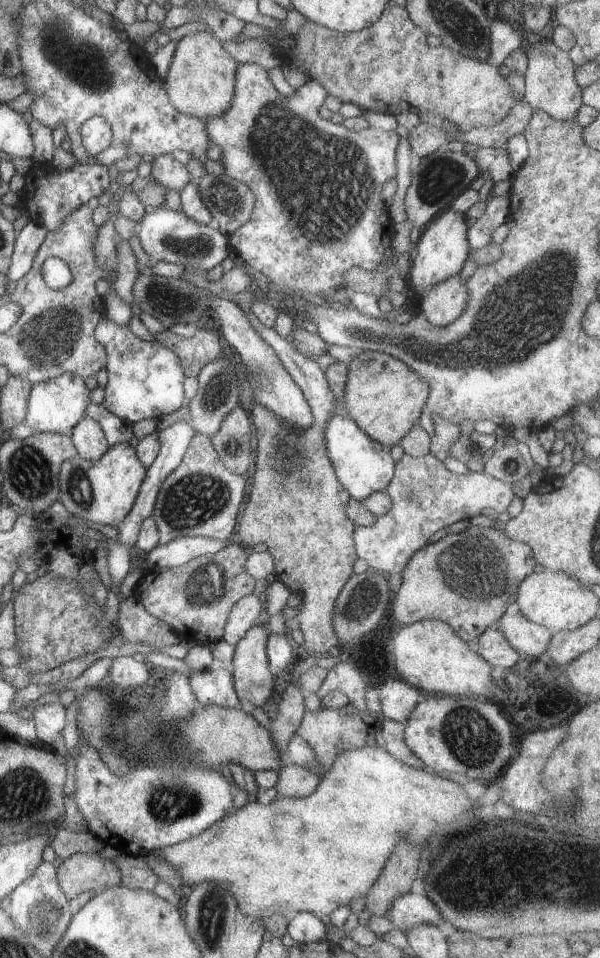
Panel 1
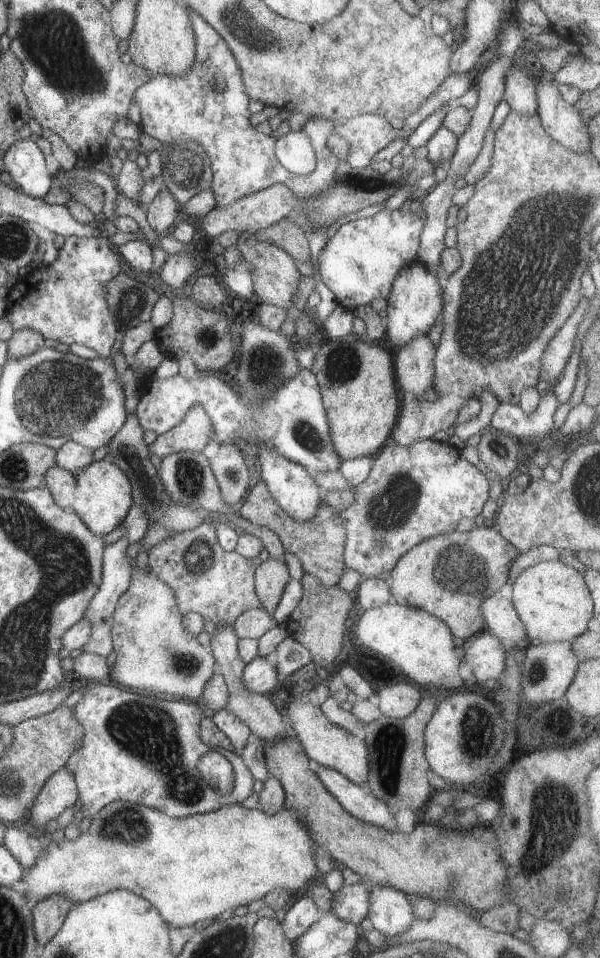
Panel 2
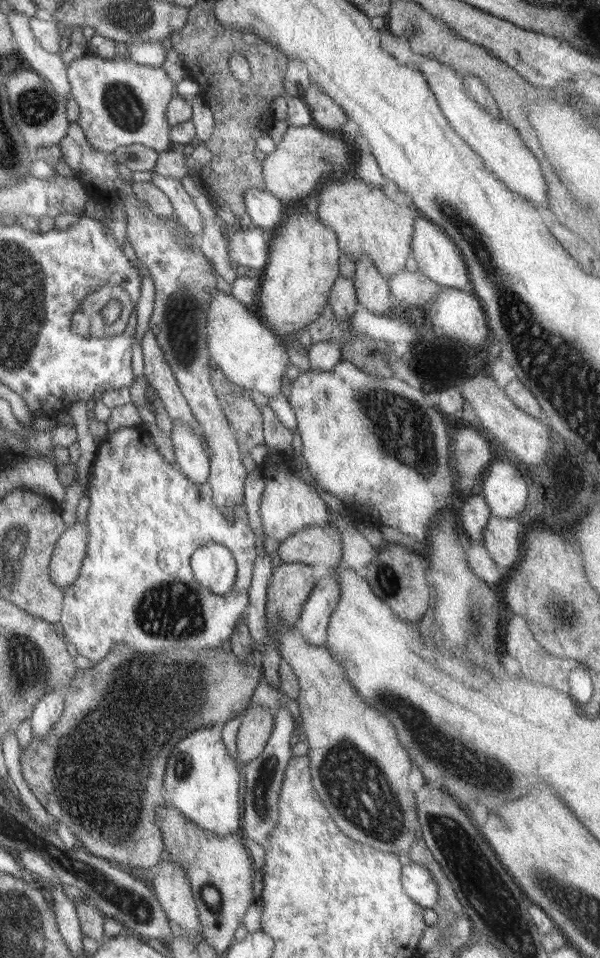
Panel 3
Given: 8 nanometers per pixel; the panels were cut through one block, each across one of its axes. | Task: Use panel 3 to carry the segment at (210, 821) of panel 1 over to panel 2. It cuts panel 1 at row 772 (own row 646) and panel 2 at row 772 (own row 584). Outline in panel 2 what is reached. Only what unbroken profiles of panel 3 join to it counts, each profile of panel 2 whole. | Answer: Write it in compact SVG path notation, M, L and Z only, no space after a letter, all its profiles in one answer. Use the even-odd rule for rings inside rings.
M93 681L82 689L81 699L72 708L83 728L83 746L72 753L64 768L74 776L84 817L94 820L107 804L128 801L186 818L242 804L253 793L255 778L236 752L223 752L235 776L230 792L219 793L203 779L197 766L210 748L202 742L199 727L207 712L197 702L145 696L112 682Z

